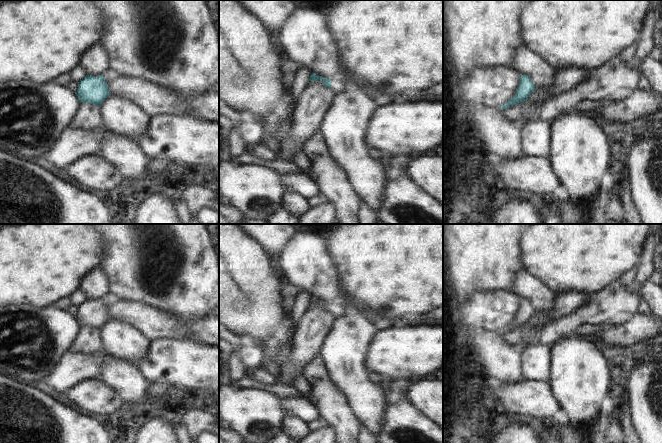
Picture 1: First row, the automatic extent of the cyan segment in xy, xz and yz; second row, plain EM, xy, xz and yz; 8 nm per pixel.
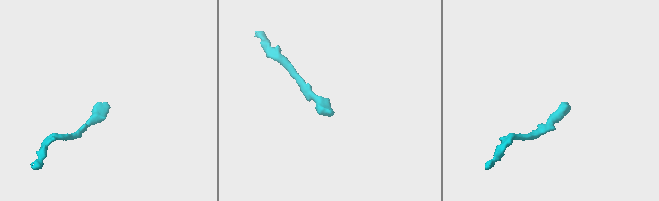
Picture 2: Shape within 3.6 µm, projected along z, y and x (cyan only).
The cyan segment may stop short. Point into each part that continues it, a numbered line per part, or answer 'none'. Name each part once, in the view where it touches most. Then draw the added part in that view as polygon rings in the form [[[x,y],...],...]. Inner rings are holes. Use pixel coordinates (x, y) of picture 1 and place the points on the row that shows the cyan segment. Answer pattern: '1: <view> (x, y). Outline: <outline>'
1: xz (337, 86). Outline: [[[333,76],[330,78],[331,87],[329,88],[335,95],[343,92],[348,86],[342,82],[341,76]]]

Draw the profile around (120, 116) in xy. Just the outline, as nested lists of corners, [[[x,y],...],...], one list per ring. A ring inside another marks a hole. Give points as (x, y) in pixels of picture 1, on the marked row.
[[[109,95],[99,106],[103,129],[137,142],[151,118],[135,103]]]

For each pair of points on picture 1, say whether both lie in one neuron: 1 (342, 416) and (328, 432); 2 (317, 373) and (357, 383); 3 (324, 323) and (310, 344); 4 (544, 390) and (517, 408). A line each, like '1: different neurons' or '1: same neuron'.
1: different neurons
2: different neurons
3: same neuron
4: same neuron

